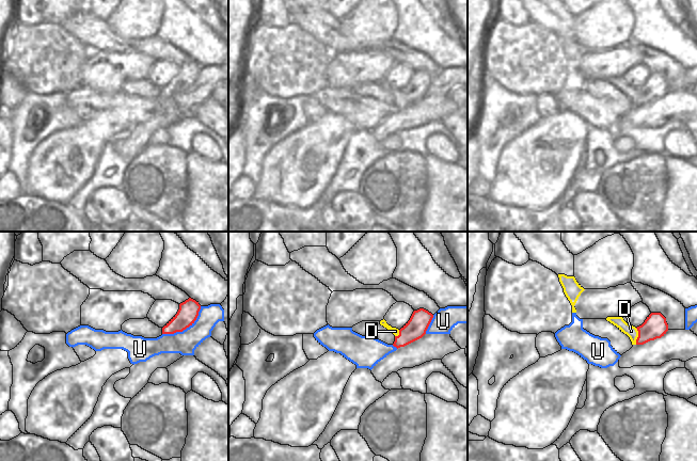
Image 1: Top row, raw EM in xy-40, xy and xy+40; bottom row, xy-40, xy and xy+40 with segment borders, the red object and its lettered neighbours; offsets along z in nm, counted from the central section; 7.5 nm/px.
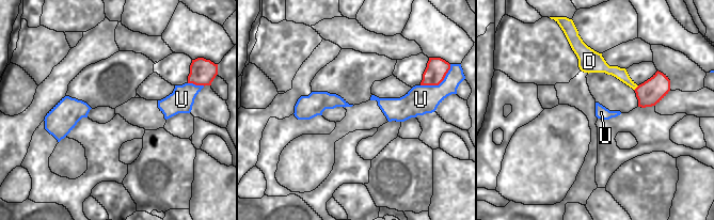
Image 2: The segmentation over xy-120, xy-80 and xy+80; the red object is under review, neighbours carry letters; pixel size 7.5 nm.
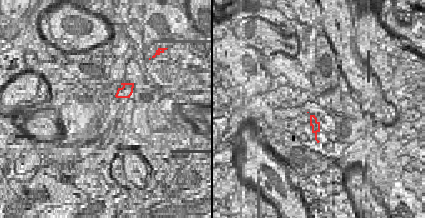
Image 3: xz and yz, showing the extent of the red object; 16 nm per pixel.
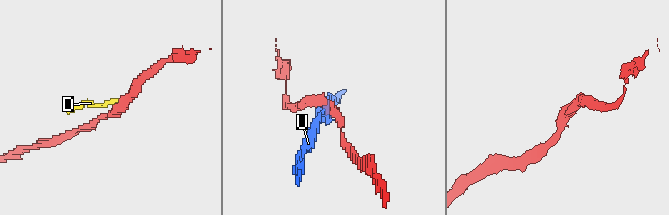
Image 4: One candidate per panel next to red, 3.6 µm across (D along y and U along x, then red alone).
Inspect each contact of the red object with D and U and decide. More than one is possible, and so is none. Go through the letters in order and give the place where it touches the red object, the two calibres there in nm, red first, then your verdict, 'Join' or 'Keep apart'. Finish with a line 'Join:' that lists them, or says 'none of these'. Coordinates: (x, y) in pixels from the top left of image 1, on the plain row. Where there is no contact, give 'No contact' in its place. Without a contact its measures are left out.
D: Touches red at xy+40 (638, 97). Thickness 180 nm (red) against 90 nm. Keep apart
U: Touches red at xy-40 (185, 90). Thickness 150 nm (red) against 180 nm. Keep apart
Join: none of these

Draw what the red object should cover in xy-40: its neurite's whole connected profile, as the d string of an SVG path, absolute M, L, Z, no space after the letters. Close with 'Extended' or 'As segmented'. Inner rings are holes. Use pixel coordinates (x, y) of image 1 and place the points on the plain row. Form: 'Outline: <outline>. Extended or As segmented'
Outline: M191 59L180 64L177 75L162 89L162 95L183 93L194 84L200 70L199 63Z. As segmented

